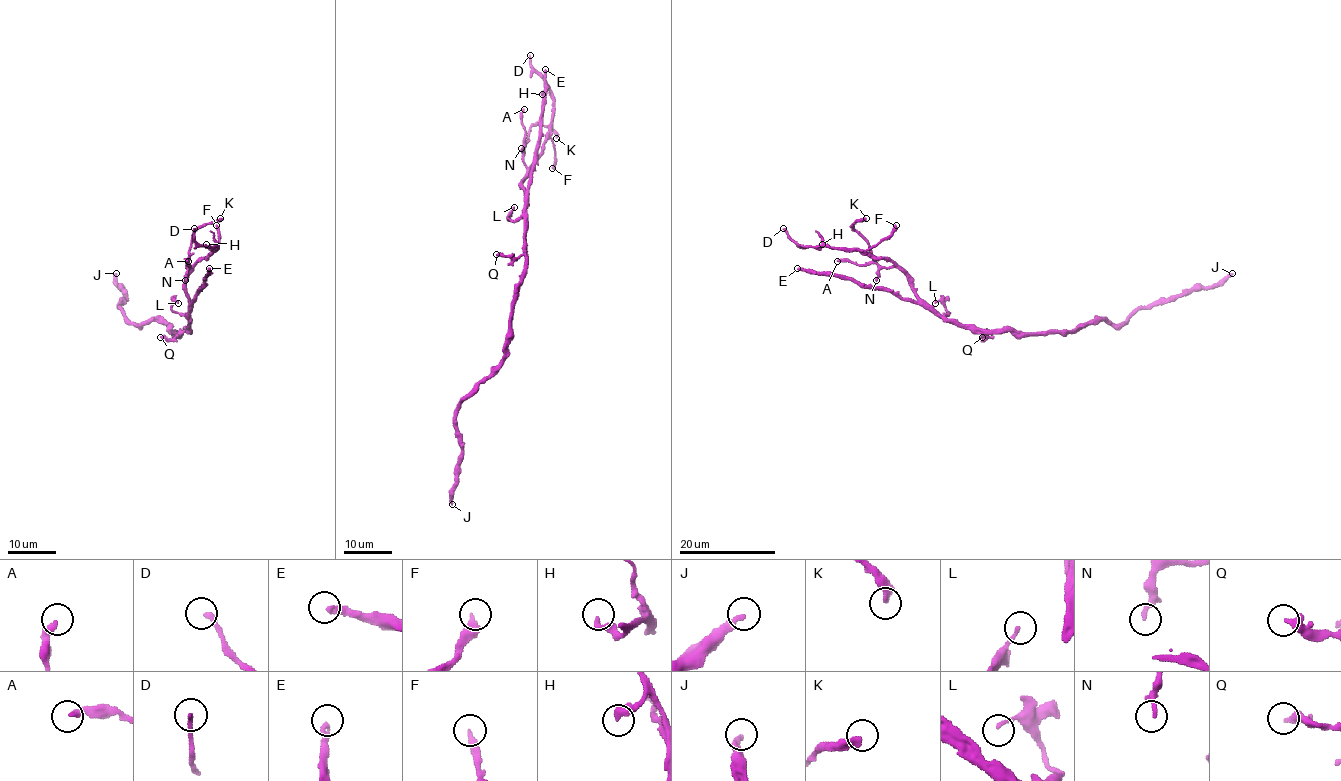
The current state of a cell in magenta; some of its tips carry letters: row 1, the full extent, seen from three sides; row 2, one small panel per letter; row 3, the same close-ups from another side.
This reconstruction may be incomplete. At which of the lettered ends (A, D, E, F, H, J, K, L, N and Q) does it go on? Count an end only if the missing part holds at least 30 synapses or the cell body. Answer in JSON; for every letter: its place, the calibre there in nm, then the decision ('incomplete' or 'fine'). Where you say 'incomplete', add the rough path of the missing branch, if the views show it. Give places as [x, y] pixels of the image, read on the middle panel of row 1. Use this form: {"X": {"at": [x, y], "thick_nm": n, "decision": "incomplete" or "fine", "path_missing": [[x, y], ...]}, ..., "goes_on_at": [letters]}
{"A": {"at": [524, 109], "thick_nm": 280, "decision": "fine"}, "D": {"at": [530, 55], "thick_nm": 170, "decision": "fine"}, "E": {"at": [545, 69], "thick_nm": 240, "decision": "incomplete"}, "F": {"at": [552, 168], "thick_nm": 400, "decision": "fine"}, "H": {"at": [542, 94], "thick_nm": 280, "decision": "fine"}, "J": {"at": [452, 504], "thick_nm": 280, "decision": "fine"}, "K": {"at": [556, 138], "thick_nm": 340, "decision": "fine"}, "L": {"at": [514, 207], "thick_nm": 150, "decision": "fine"}, "N": {"at": [521, 148], "thick_nm": 220, "decision": "fine"}, "Q": {"at": [496, 254], "thick_nm": 400, "decision": "fine"}, "goes_on_at": ["E"]}

